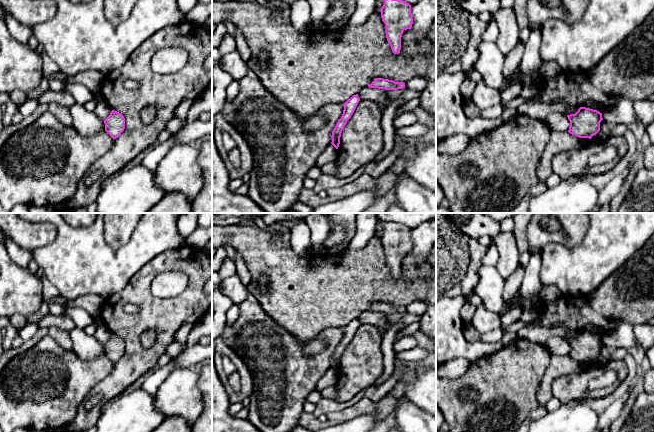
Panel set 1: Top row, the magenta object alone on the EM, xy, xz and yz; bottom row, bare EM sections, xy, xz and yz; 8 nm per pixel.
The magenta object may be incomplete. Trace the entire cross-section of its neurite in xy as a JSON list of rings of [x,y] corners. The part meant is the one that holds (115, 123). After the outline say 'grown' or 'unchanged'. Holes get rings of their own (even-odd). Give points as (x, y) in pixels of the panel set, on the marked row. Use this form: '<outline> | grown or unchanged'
[[[112,110],[110,115],[104,120],[105,131],[113,138],[118,138],[125,129],[124,116]]] | unchanged

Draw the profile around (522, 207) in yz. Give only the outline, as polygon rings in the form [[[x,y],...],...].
[[[528,193],[509,213],[527,213],[531,195]]]

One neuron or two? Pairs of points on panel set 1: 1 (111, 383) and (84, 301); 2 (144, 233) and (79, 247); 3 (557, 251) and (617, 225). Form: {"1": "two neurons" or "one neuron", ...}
{"1": "two neurons", "2": "one neuron", "3": "one neuron"}

